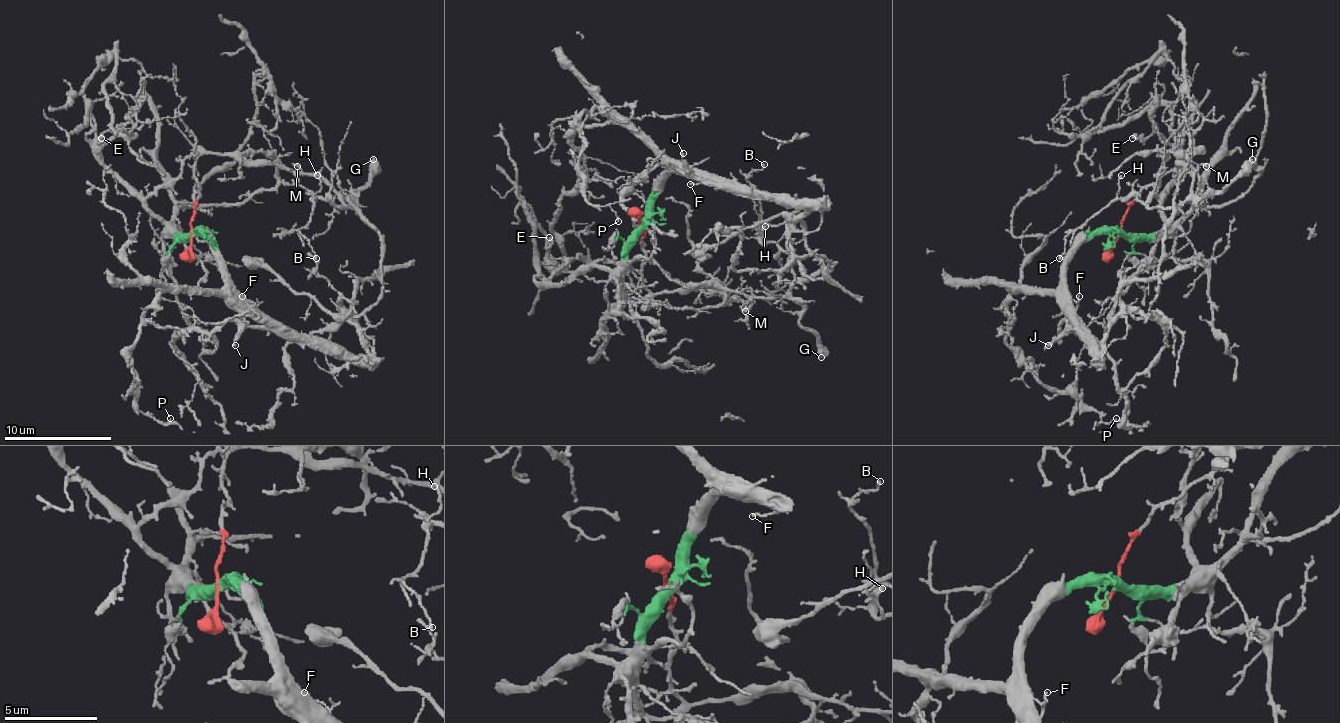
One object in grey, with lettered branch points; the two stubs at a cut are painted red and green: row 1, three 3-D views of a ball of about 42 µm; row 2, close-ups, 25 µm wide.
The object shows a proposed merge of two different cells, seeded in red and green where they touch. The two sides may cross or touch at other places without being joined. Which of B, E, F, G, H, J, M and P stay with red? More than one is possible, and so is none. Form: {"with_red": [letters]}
{"with_red": ["B", "G", "H", "M"]}

